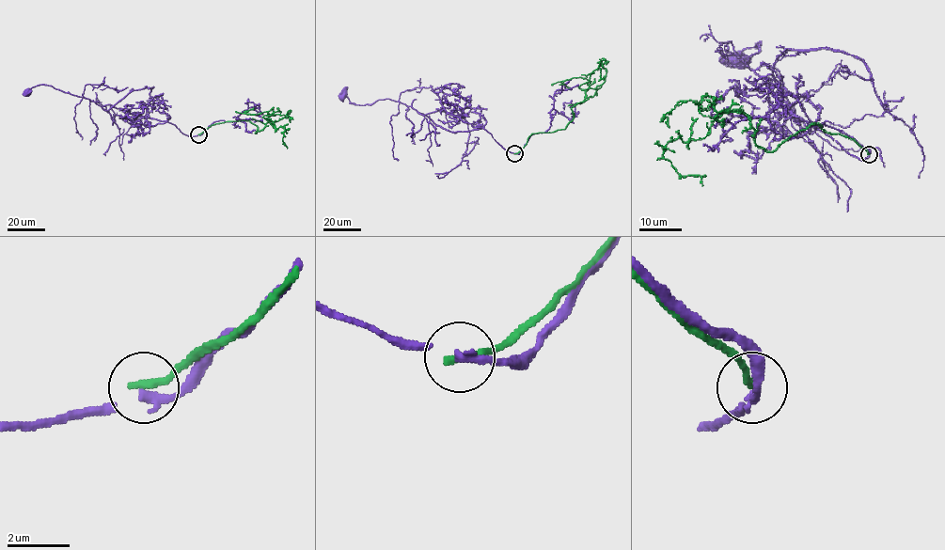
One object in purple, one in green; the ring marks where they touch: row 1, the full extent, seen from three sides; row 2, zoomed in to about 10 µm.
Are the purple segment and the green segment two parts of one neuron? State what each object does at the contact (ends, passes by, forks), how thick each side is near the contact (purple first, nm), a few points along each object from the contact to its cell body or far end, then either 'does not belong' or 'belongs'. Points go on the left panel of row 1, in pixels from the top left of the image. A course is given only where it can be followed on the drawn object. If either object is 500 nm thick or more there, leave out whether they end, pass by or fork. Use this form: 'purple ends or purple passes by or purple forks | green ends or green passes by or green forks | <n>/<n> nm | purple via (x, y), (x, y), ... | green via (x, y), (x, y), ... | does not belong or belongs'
purple passes by | green ends | 200/280 nm | purple via (198, 134), (188, 136), (166, 121), (129, 113), (110, 104), (101, 106), (52, 86), (38, 85), (26, 92) | green via (198, 134), (212, 125), (242, 120), (258, 127), (256, 133), (269, 115), (263, 117), (285, 130), (287, 149) | does not belong

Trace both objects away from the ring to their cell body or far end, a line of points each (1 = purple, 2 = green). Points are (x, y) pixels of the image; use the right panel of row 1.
1: (870, 154), (849, 154), (812, 125), (820, 105), (784, 87), (773, 92), (747, 65), (762, 43), (738, 60)
2: (868, 154), (815, 123), (766, 151), (749, 119), (725, 111), (704, 137), (671, 139), (663, 151), (702, 186)

